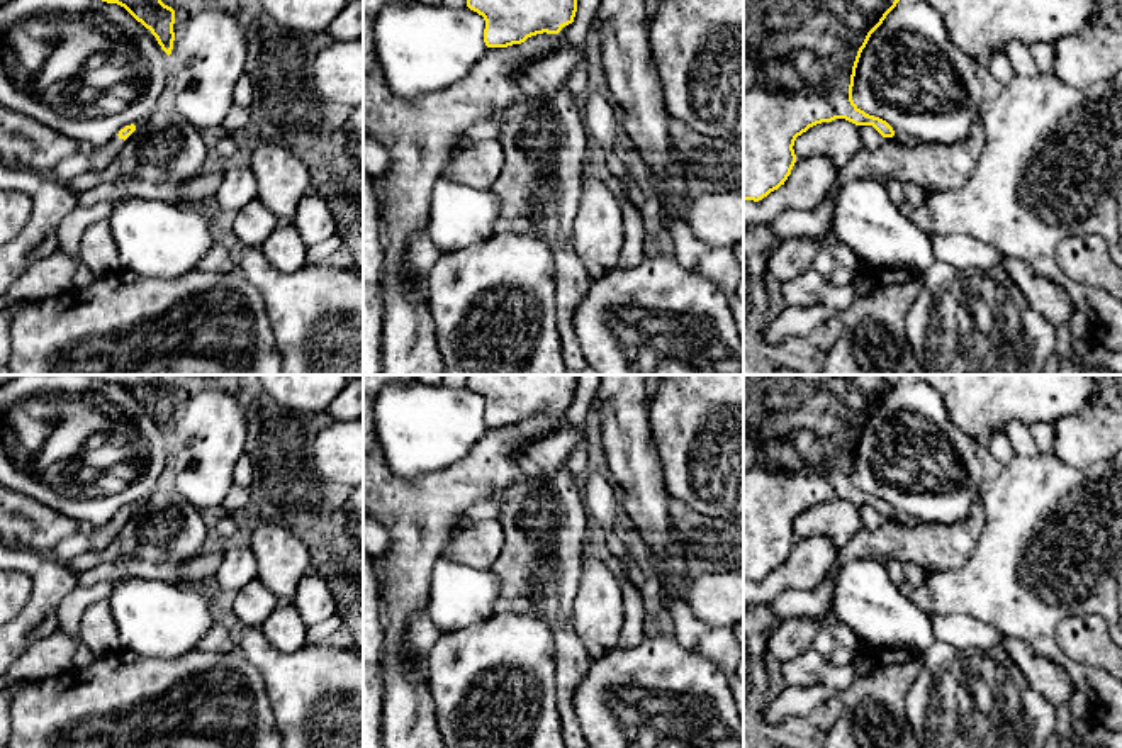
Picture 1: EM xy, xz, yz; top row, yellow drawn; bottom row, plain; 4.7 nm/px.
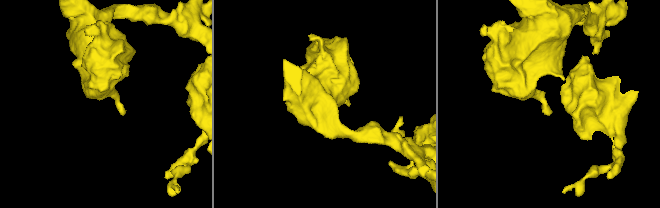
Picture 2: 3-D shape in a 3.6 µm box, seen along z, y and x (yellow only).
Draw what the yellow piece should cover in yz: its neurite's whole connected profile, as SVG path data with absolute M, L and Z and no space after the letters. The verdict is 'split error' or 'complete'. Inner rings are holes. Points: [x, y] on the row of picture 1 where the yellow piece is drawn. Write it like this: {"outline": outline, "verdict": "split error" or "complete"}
{"outline": "M743 0L743 200L759 202L784 185L796 163L793 149L796 137L816 124L845 119L856 126L872 126L883 137L895 136L893 127L886 120L866 114L854 103L852 87L862 49L871 34L883 24L898 2L900 0Z", "verdict": "complete"}

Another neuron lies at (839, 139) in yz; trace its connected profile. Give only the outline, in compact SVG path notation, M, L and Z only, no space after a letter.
M835 119L810 127L796 137L793 146L796 158L827 156L835 163L837 170L861 148L859 126L845 119Z

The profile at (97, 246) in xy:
M109 220L93 222L85 229L80 239L80 260L95 278L107 276L121 268Z

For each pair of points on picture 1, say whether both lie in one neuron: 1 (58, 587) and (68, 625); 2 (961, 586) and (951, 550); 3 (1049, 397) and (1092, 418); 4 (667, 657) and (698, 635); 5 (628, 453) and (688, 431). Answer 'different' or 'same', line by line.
1: different
2: different
3: different
4: different
5: different

